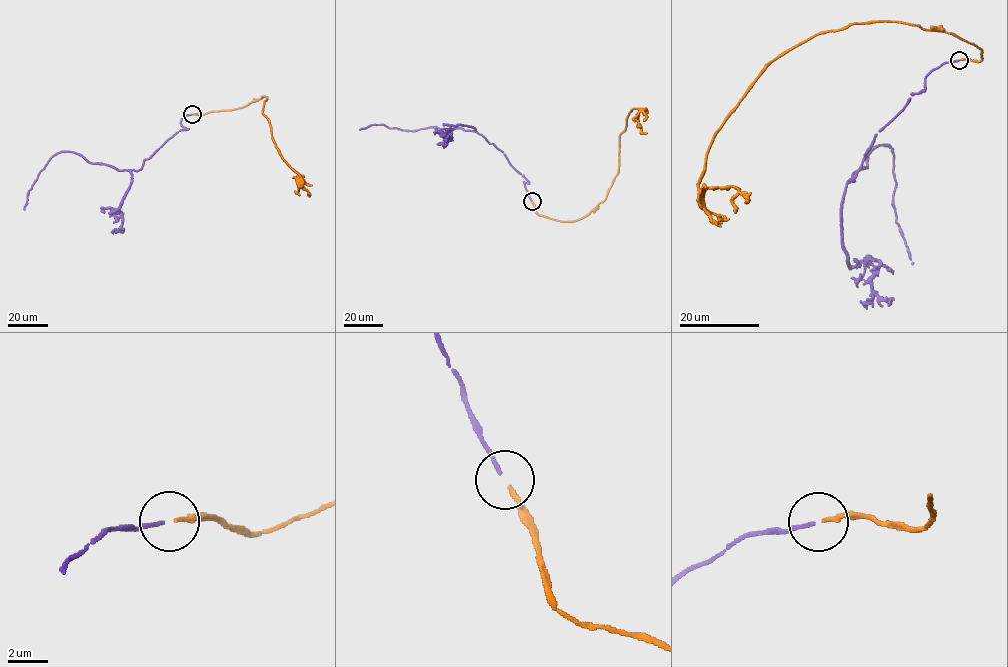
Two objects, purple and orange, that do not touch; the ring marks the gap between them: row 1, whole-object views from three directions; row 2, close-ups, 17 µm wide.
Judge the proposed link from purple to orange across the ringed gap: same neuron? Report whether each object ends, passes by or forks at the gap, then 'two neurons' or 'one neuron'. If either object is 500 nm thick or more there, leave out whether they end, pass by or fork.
purple ends | orange ends | one neuron

